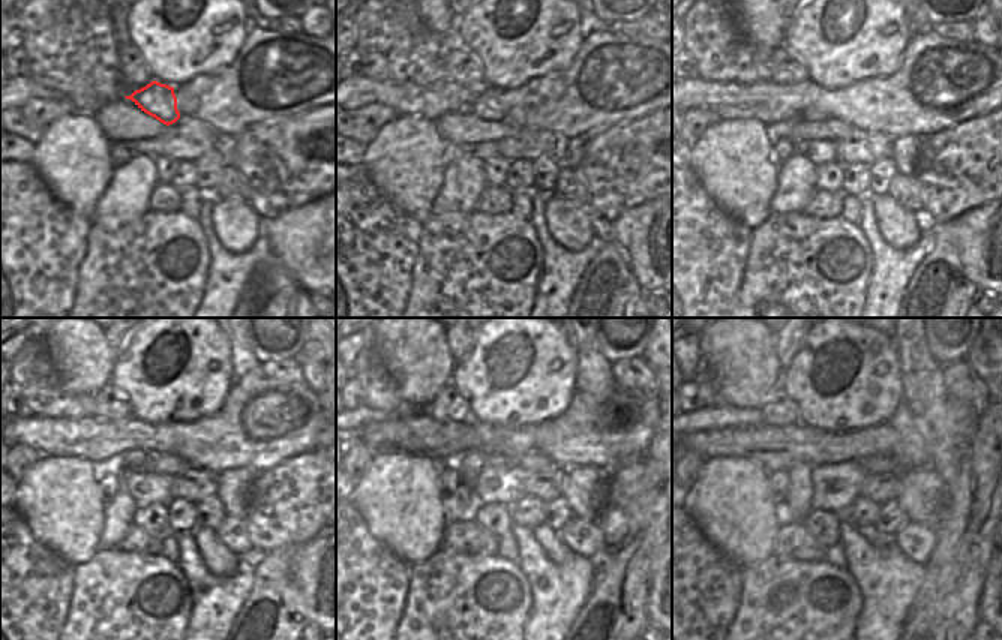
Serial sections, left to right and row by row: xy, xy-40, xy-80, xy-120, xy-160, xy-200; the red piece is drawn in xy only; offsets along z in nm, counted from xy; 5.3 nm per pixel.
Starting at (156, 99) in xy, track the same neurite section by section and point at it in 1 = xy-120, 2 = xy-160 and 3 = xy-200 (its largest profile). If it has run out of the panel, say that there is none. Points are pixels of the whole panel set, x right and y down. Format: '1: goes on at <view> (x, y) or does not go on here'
1: goes on at xy-120 (132, 459)
2: goes on at xy-160 (467, 466)
3: goes on at xy-200 (800, 490)

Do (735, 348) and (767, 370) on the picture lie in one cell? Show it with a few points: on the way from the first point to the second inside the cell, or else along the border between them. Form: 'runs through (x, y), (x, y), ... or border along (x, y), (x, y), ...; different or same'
runs through (743, 355), (759, 370); same

